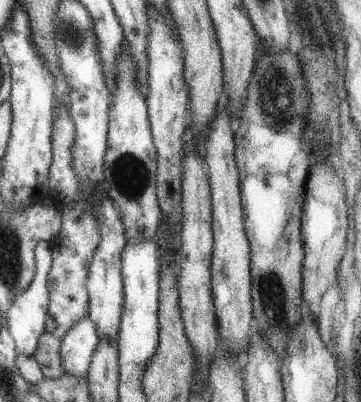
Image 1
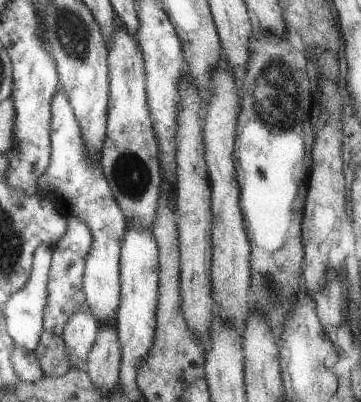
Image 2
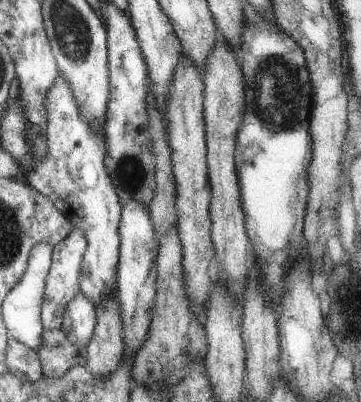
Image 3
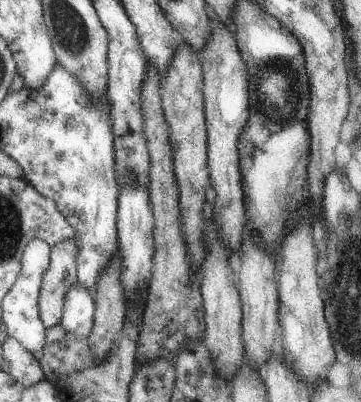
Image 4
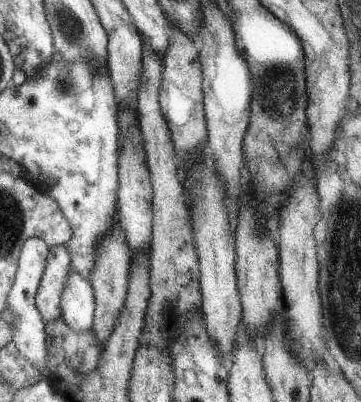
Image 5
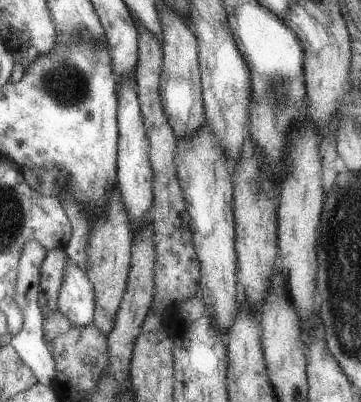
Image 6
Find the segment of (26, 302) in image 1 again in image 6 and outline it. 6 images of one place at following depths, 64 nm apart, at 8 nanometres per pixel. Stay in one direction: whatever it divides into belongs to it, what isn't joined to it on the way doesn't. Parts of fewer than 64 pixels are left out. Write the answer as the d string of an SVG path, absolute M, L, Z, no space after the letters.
M25 242L23 246L23 254L21 254L21 260L19 260L19 266L17 266L17 286L15 286L15 302L19 304L21 312L23 312L23 326L21 330L11 338L11 346L17 350L17 354L21 356L21 360L33 370L33 374L37 376L37 380L43 384L43 386L53 386L53 378L55 378L55 360L49 352L49 348L45 346L45 338L43 338L43 312L39 308L39 302L37 302L37 296L39 296L39 268L43 264L47 256L47 250L39 244L39 242Z

